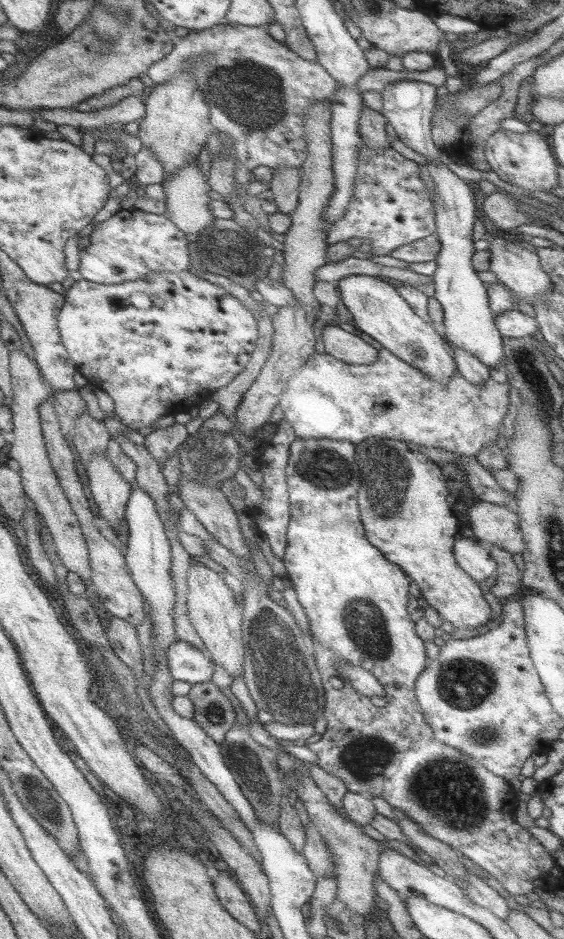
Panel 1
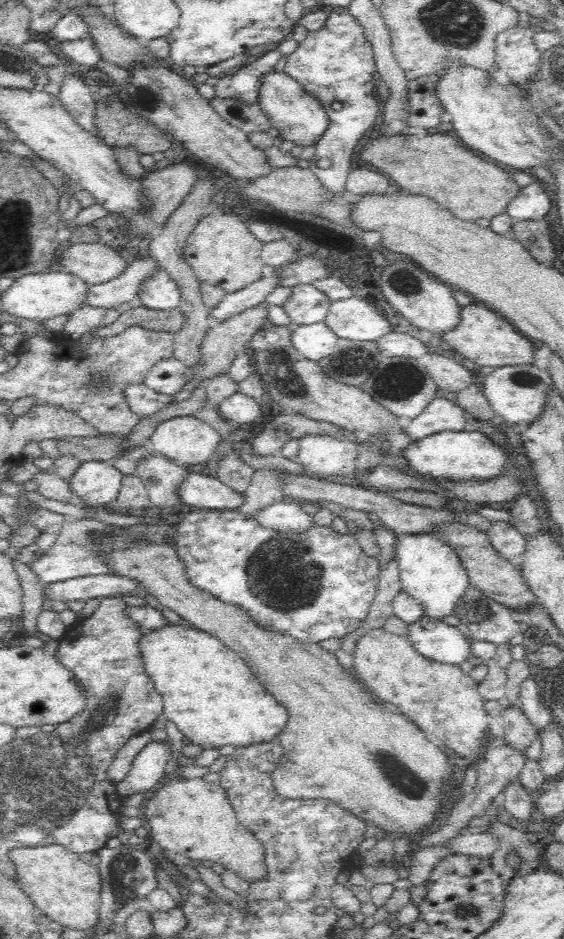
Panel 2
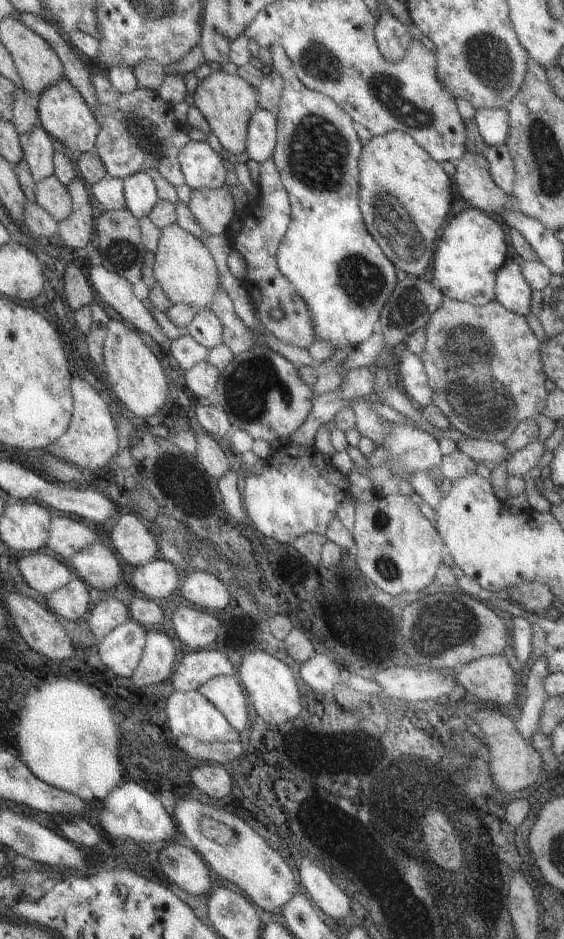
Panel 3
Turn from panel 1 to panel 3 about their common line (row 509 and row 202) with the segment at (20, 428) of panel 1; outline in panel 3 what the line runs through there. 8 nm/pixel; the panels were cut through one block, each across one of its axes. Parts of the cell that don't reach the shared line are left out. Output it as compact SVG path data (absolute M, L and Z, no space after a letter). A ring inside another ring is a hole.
M53 175L35 181L33 195L35 204L39 204L56 222L65 220L73 210L66 186Z

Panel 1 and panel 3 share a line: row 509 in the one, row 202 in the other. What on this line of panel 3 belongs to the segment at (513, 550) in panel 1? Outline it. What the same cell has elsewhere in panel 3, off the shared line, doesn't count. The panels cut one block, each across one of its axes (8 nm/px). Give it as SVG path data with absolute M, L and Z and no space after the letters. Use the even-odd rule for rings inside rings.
M465 151L461 158L453 163L454 189L470 207L492 214L501 208L514 208L511 196L503 194L493 184L483 155Z

